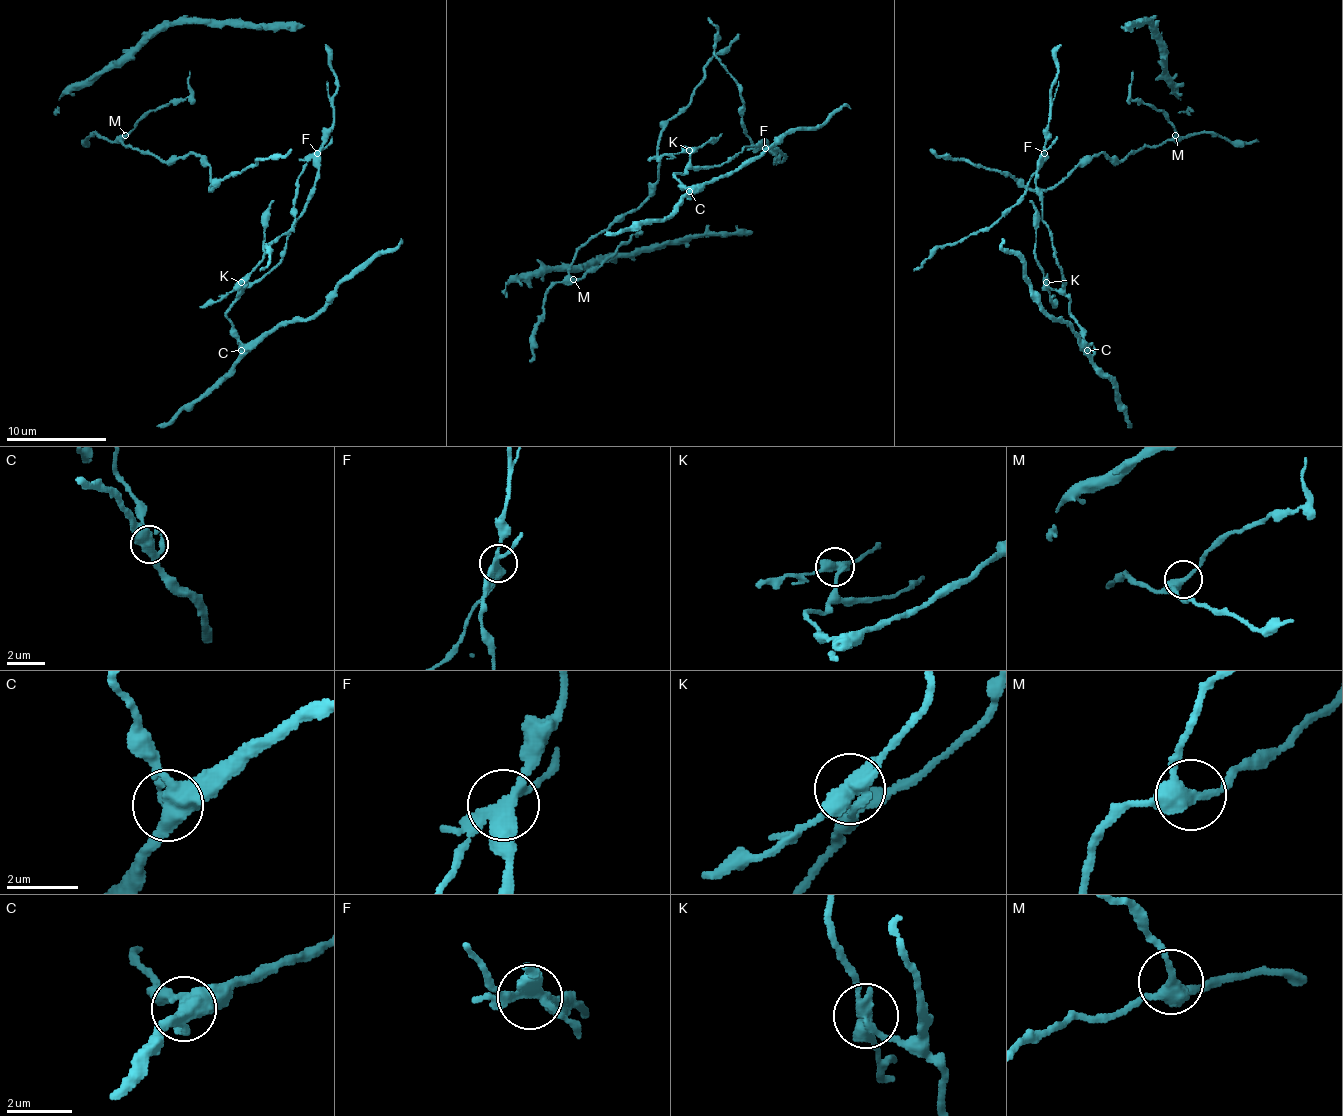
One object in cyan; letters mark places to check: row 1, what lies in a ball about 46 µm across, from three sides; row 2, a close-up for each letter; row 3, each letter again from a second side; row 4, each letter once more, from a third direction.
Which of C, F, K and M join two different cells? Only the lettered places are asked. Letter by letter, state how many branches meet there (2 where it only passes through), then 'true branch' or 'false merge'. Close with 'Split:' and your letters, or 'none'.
C: 4 branches meet; true branch
F: 4 branches meet; false merge
K: 3 branches meet; false merge
M: 3 branches meet; true branch
Split: F, K

